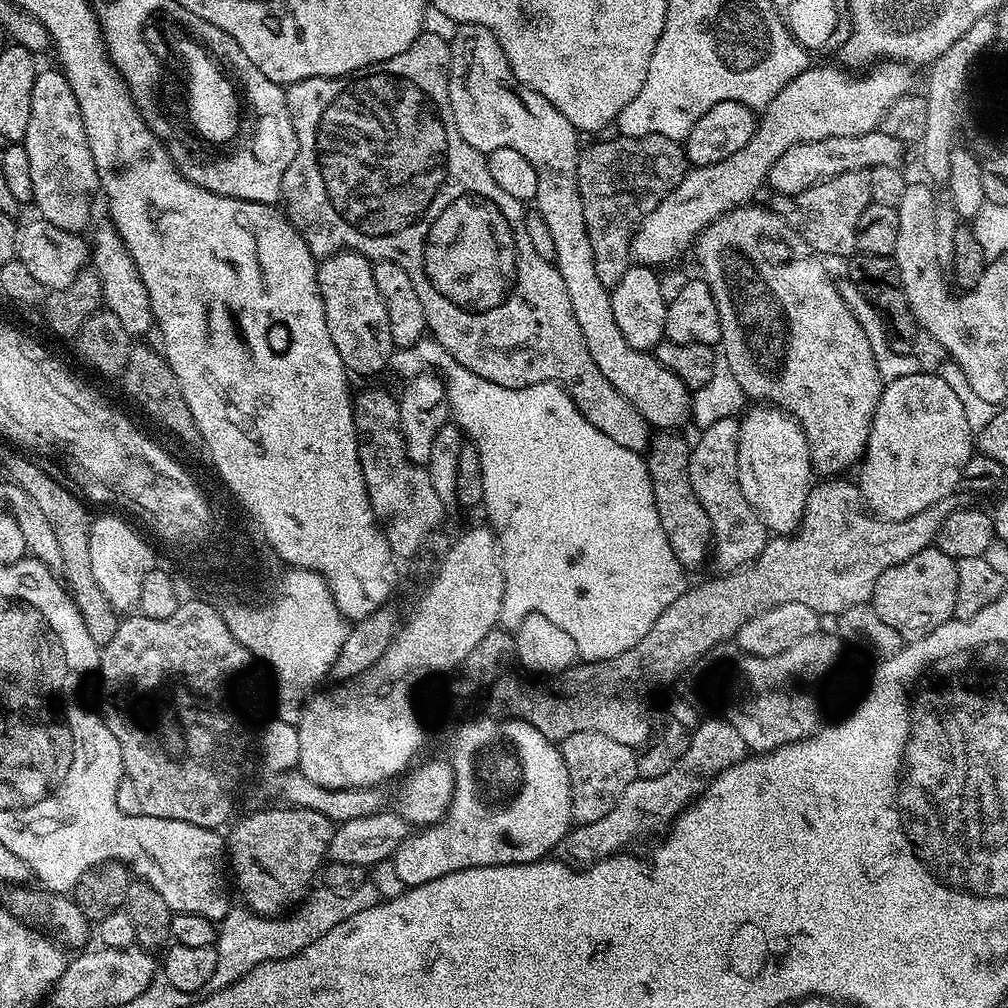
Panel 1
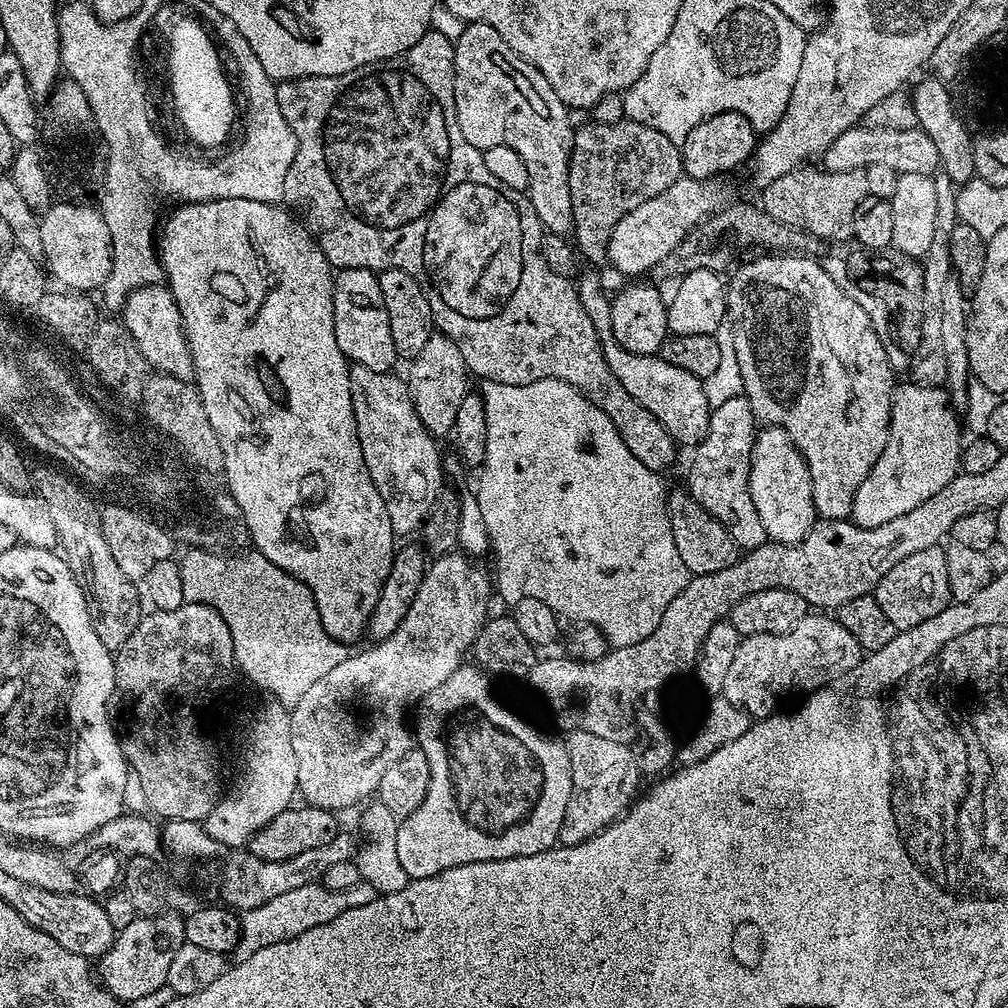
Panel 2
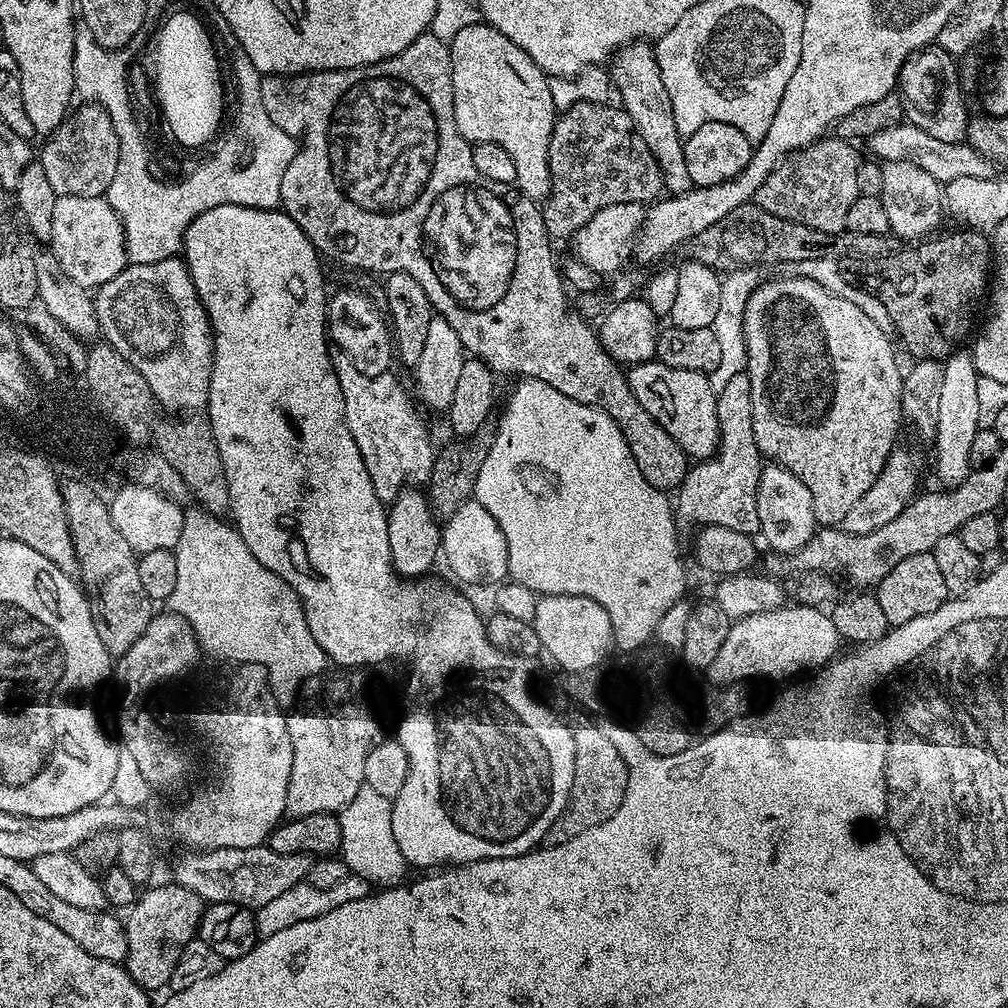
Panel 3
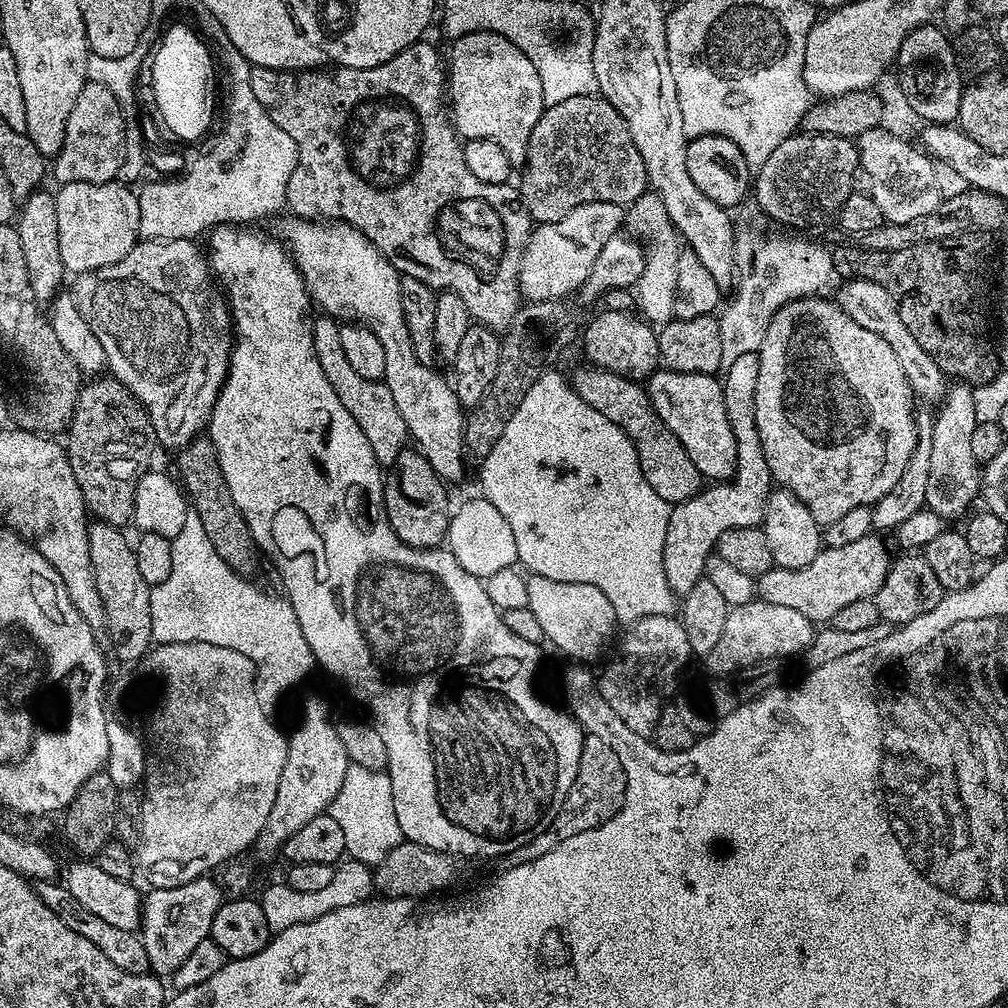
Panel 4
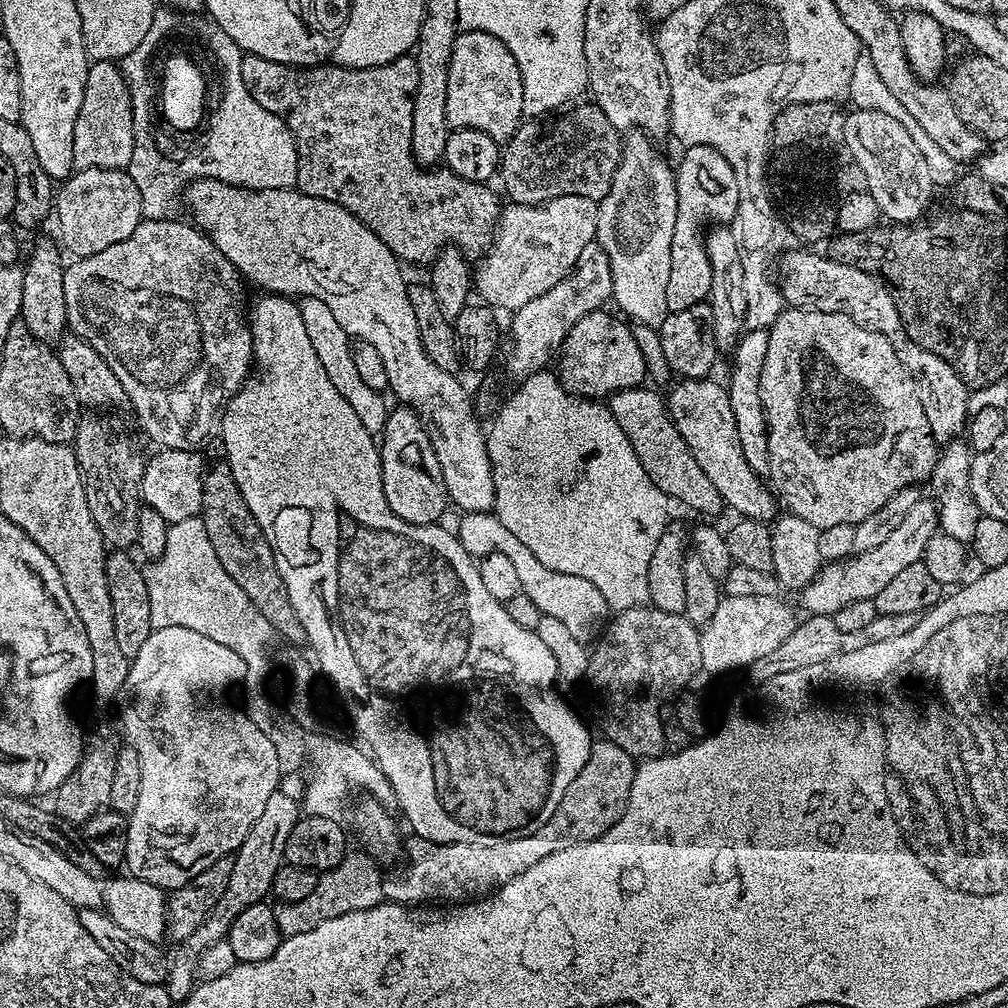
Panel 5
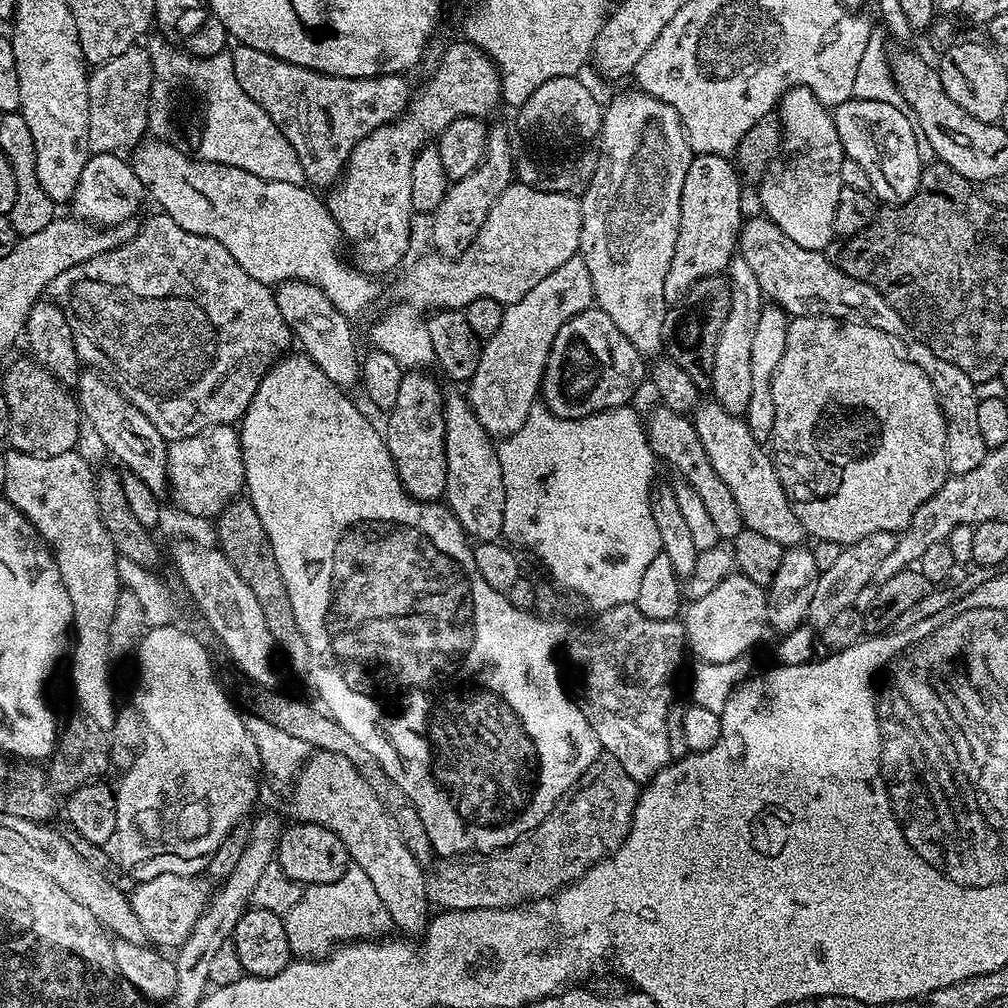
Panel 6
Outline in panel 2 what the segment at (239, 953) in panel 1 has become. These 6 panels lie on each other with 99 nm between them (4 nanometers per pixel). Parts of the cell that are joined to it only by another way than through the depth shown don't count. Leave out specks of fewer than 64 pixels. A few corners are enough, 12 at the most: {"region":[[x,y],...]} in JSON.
{"region":[[298,886],[239,917],[241,953],[289,940],[370,902],[350,890]]}

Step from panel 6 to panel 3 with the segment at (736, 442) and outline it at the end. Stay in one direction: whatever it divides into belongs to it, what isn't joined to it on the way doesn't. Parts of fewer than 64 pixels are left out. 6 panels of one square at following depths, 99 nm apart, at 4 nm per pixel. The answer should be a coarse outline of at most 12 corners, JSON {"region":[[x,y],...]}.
{"region":[[653,358],[630,390],[693,461],[720,445],[707,375]]}

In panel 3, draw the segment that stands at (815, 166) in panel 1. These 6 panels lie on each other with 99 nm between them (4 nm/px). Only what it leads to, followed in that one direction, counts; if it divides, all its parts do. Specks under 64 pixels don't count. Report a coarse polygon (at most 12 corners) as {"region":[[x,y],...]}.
{"region":[[901,122],[866,140],[880,162],[926,170],[941,185],[990,178],[967,142],[930,138]]}

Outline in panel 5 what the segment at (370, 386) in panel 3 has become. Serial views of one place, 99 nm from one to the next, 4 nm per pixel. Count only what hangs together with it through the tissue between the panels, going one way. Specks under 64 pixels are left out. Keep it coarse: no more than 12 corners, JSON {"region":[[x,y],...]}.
{"region":[[306,296],[302,323],[327,378],[368,432],[390,408],[359,377],[351,337],[330,306]]}

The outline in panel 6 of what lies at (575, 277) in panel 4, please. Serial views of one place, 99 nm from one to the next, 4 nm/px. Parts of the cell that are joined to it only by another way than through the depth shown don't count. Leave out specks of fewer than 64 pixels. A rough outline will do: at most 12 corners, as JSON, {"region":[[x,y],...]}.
{"region":[[513,182],[459,258],[404,280],[413,309],[518,302],[577,255],[579,199]]}

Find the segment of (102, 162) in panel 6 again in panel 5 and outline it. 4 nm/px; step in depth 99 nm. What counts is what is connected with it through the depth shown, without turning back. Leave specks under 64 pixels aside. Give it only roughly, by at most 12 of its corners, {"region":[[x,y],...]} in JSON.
{"region":[[119,168],[59,185],[59,243],[76,258],[130,238],[143,214]]}

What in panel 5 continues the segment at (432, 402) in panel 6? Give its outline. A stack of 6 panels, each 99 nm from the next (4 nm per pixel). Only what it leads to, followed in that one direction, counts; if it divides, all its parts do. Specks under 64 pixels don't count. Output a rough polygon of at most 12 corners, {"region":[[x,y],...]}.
{"region":[[389,411],[382,490],[398,518],[443,521],[450,508],[428,427]]}

